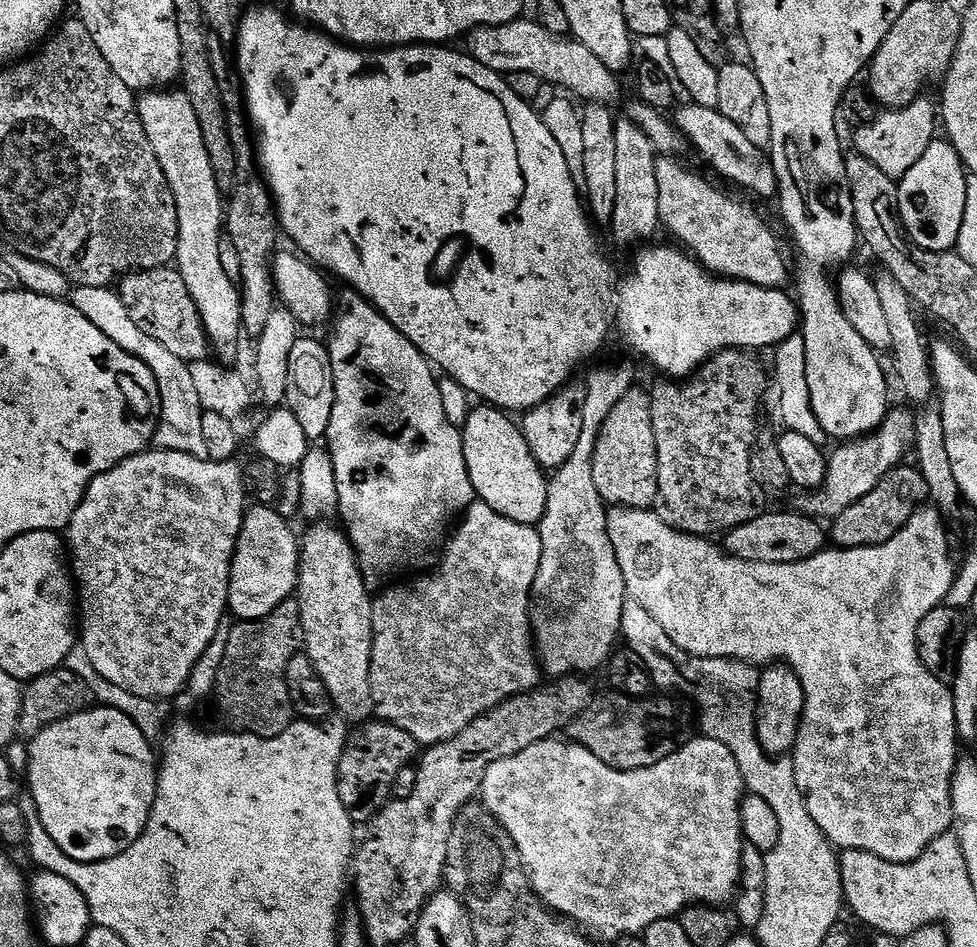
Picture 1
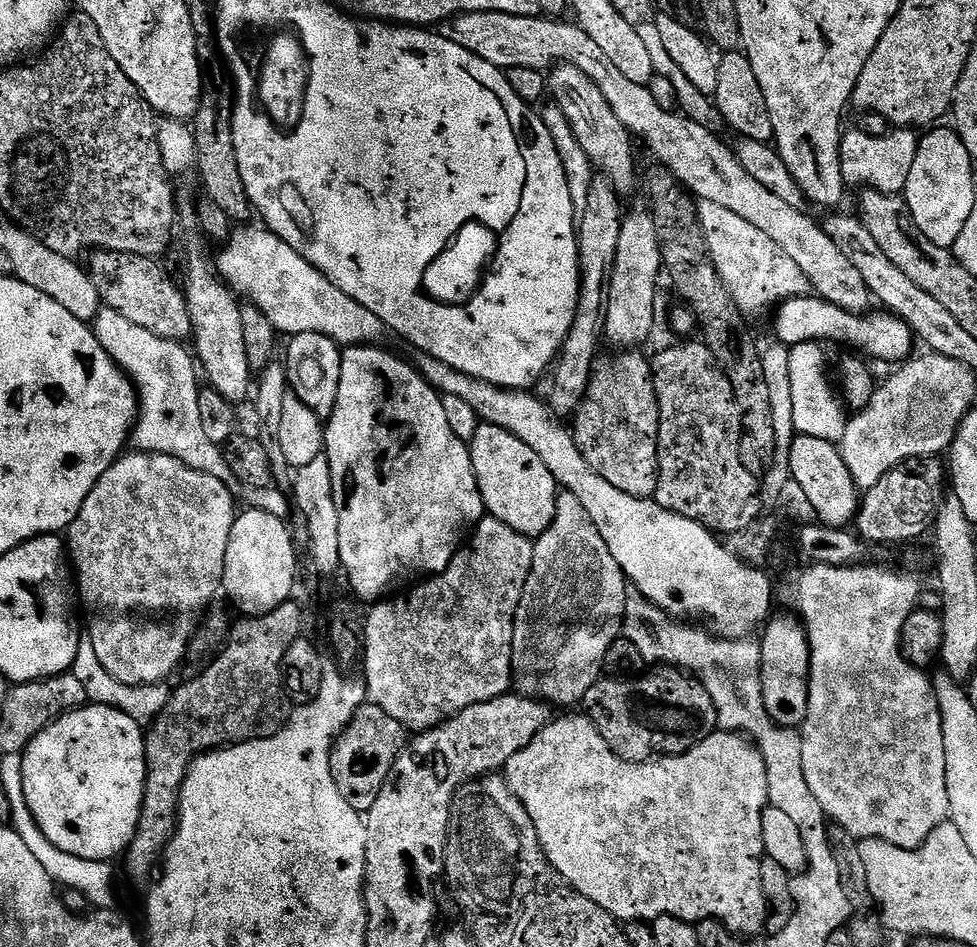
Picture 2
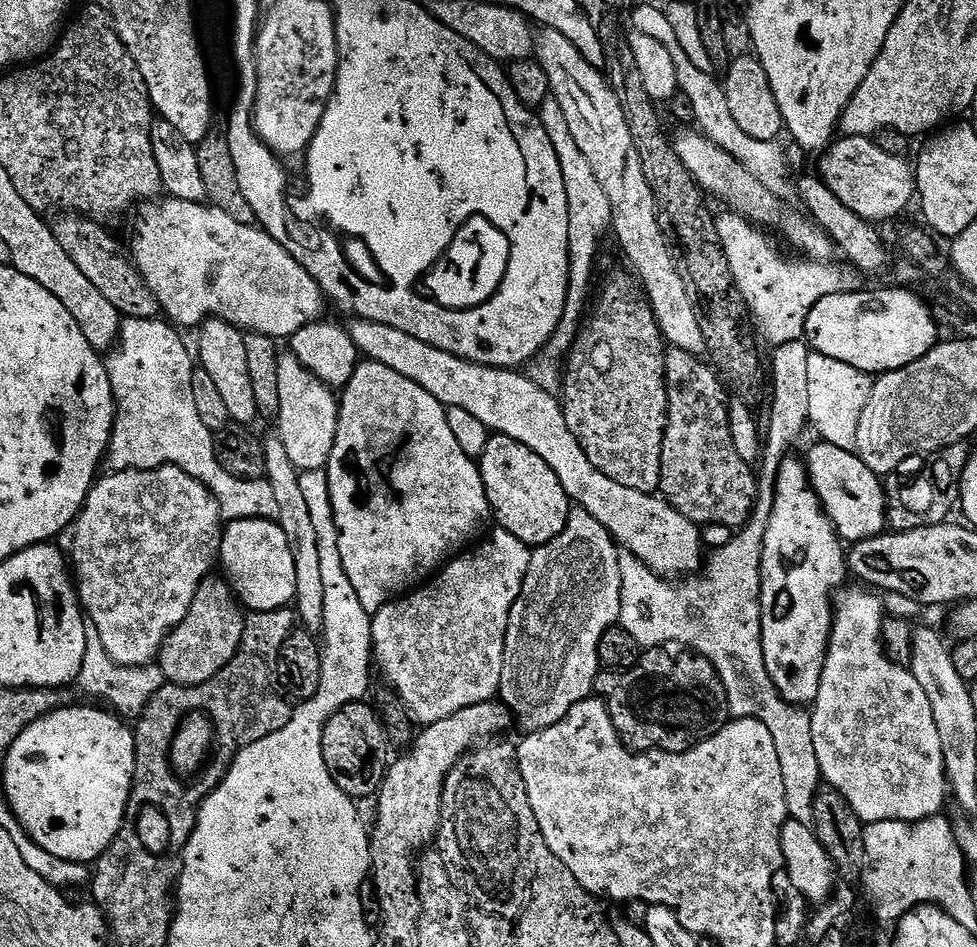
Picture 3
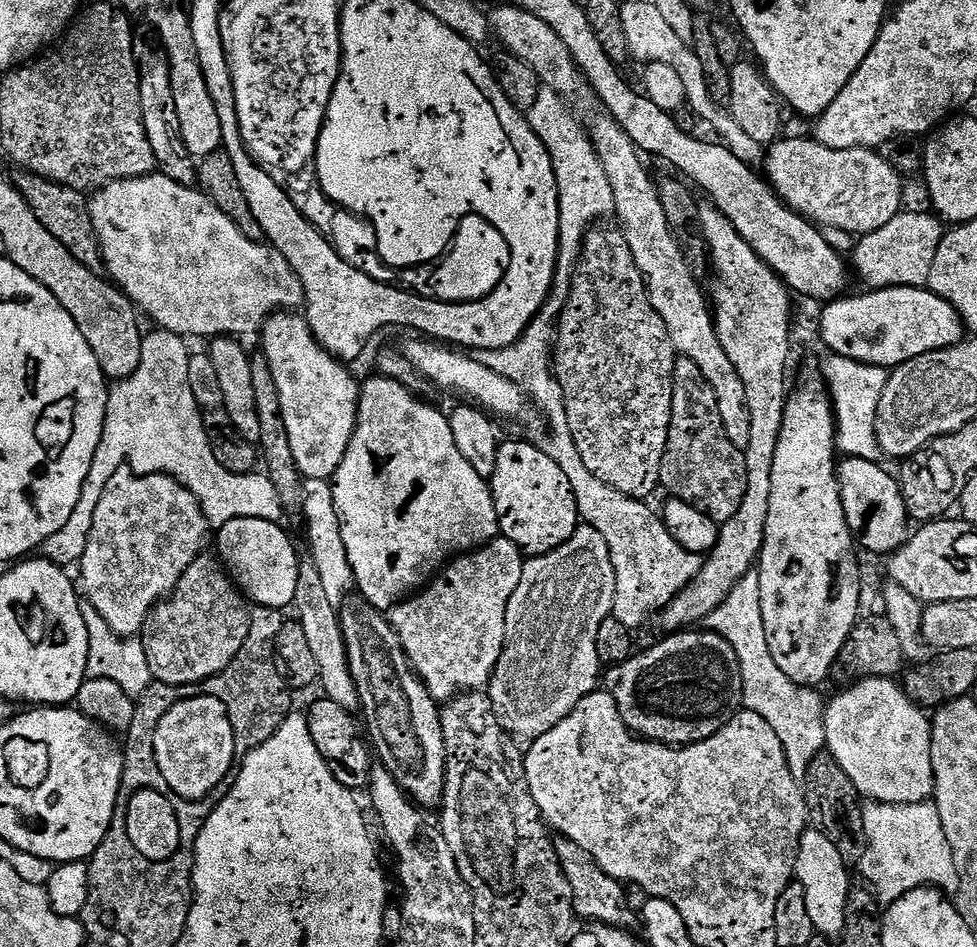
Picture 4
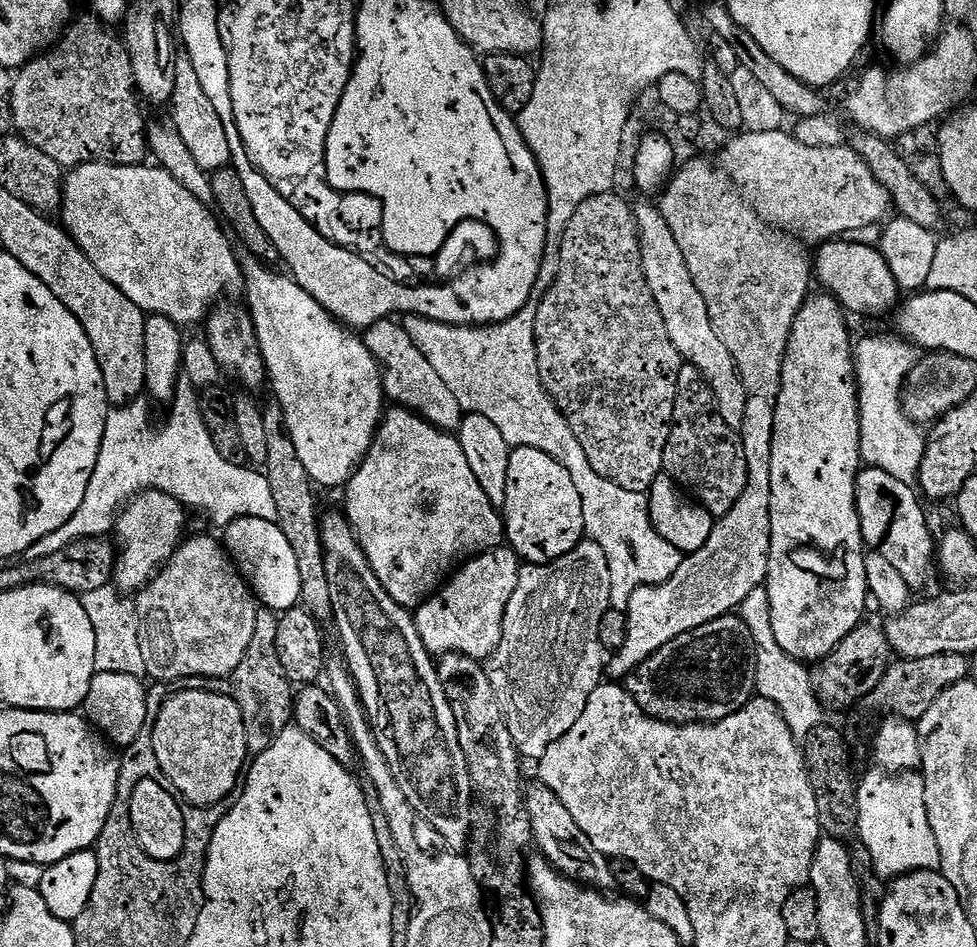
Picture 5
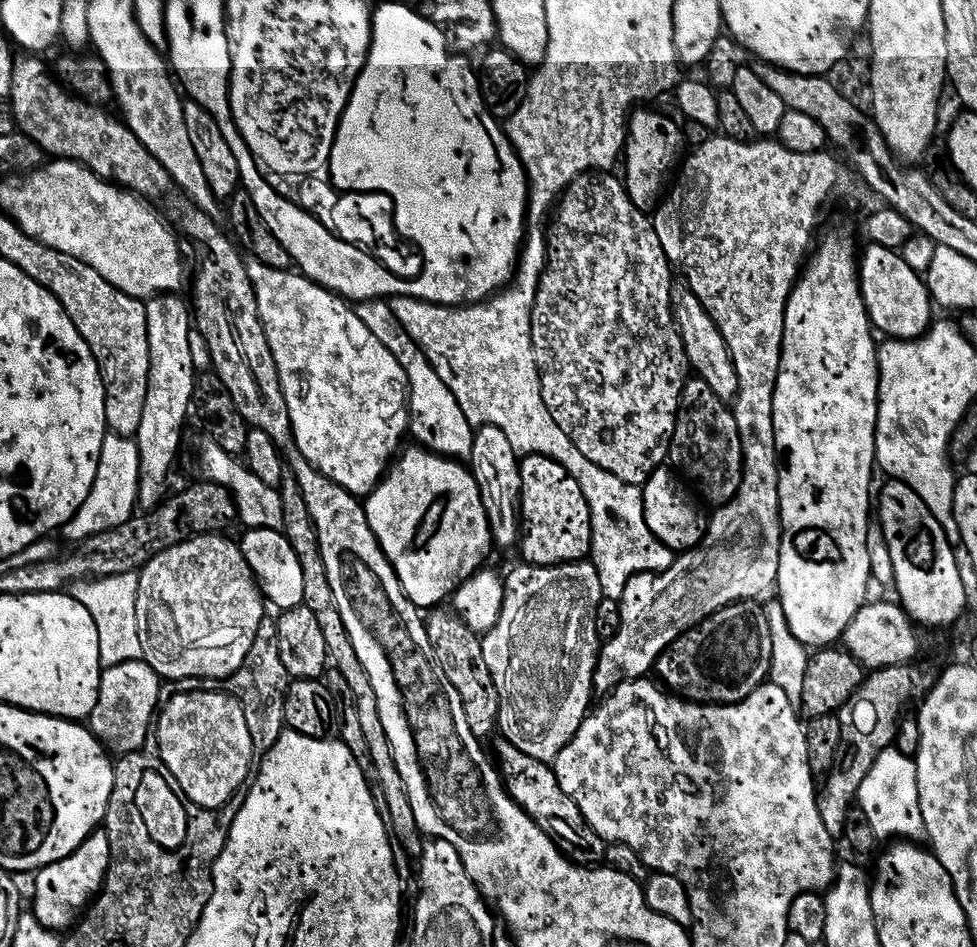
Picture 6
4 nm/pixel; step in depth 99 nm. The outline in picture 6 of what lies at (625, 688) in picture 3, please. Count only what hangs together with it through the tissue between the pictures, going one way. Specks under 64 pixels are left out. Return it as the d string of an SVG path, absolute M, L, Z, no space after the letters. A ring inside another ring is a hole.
M740 600L681 636L656 661L654 672L683 699L697 704L737 704L750 698L769 679L771 670L772 639L765 605L756 600Z

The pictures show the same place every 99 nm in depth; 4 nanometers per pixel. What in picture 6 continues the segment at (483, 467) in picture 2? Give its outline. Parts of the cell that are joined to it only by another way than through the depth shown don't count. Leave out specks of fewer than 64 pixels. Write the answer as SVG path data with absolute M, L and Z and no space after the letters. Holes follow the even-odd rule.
M525 456L520 461L522 474L522 490L520 491L520 507L522 509L522 539L519 551L524 551L523 563L534 564L538 568L552 568L556 564L574 564L585 559L591 553L594 543L594 525L590 506L586 502L586 494L582 494L582 486L574 482L574 478L558 462L549 456Z

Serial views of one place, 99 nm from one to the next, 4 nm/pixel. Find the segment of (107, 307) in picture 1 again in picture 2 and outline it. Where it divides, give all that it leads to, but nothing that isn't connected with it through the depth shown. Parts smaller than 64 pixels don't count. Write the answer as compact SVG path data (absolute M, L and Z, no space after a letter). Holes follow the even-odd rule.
M101 307L96 315L94 331L106 354L110 354L112 361L120 365L136 386L138 411L136 426L130 437L131 443L136 443L135 451L173 456L186 466L231 485L233 479L221 445L210 442L201 428L198 398L202 388L195 376L193 353L189 349L187 352L183 343L158 338L158 334L150 334L150 330L142 330L142 326L126 322L118 310L106 307Z

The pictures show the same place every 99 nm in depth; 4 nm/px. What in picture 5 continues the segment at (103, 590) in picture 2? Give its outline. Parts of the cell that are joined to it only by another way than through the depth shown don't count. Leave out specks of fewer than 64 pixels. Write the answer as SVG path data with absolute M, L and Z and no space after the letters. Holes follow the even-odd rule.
M142 492L121 507L114 529L114 543L118 549L114 584L121 593L139 593L180 549L186 539L187 515L184 505L165 492Z

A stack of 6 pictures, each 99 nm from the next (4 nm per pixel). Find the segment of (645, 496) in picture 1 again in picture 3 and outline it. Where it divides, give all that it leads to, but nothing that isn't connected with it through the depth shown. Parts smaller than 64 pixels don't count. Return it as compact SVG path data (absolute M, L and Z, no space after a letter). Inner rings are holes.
M627 271L625 272L614 273L601 286L600 293L597 296L595 293L594 303L579 329L576 340L572 343L571 352L568 354L566 371L562 376L562 407L566 418L566 426L570 426L570 434L574 434L574 438L578 438L586 458L590 458L590 462L595 468L602 470L602 474L606 474L606 478L614 478L614 482L618 482L618 486L626 486L630 490L652 494L660 487L662 442L664 441L664 431L668 425L668 395L666 394L666 382L664 381L666 341L664 335L660 333L660 327L656 325L656 315L653 314L652 308L648 305L643 291L638 287L637 281Z

